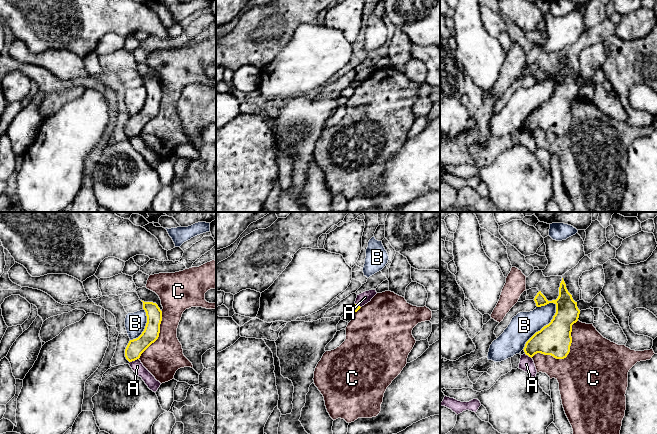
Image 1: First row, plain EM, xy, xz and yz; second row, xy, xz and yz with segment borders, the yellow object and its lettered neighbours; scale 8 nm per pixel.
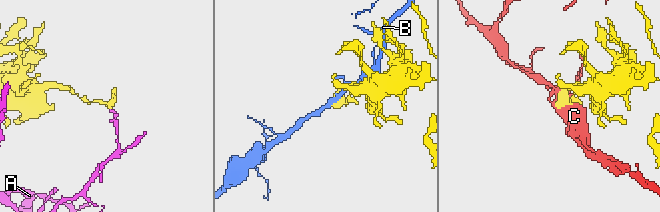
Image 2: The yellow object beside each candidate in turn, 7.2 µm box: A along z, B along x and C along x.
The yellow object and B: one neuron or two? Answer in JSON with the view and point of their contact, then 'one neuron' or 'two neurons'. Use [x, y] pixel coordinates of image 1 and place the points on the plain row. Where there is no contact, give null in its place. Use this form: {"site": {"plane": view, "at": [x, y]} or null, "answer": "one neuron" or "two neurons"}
{"site": {"plane": "yz", "at": [544, 102]}, "answer": "two neurons"}

